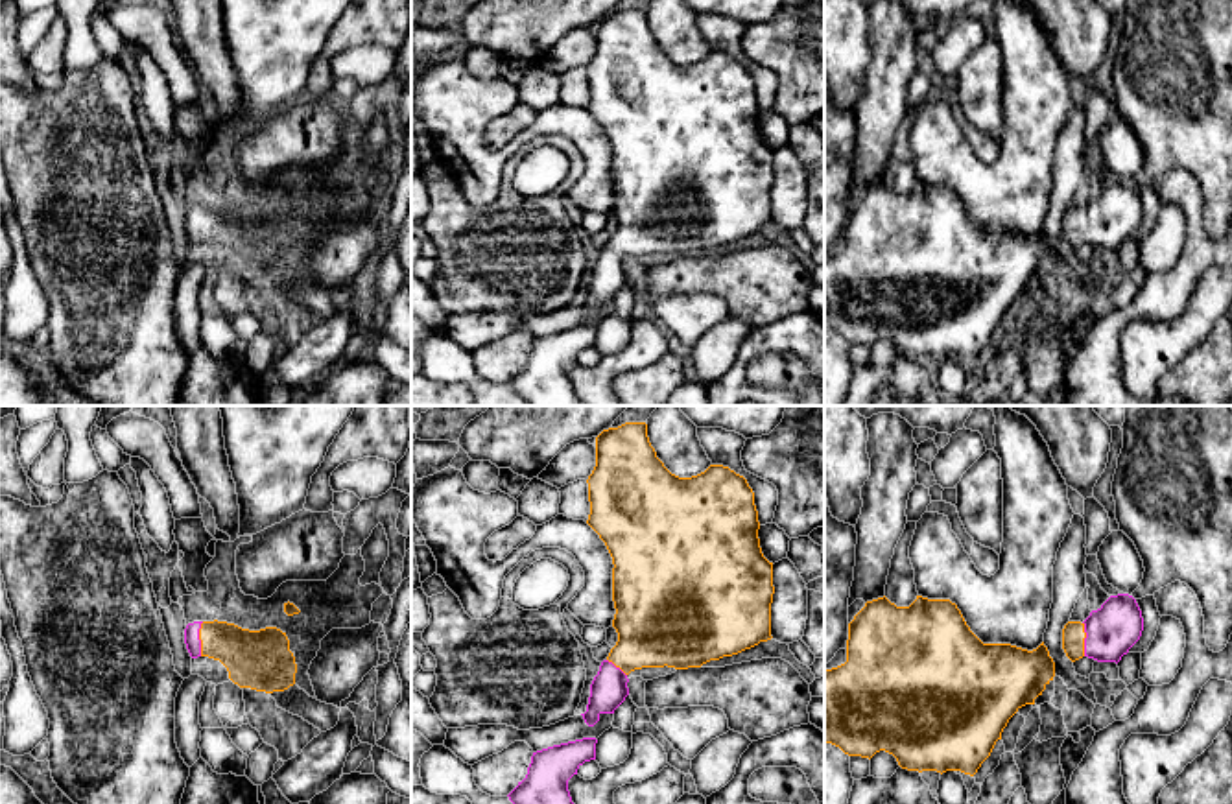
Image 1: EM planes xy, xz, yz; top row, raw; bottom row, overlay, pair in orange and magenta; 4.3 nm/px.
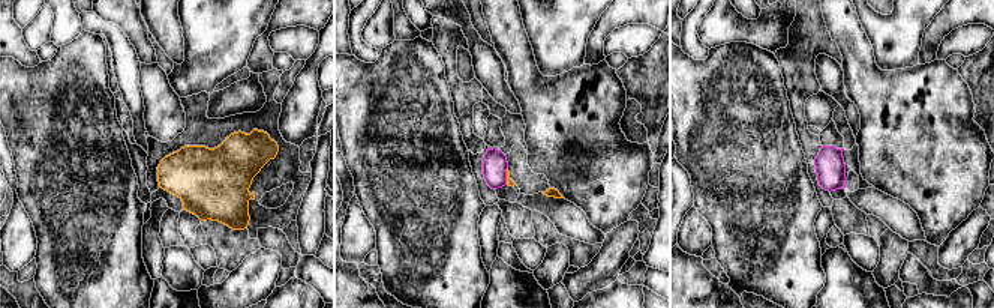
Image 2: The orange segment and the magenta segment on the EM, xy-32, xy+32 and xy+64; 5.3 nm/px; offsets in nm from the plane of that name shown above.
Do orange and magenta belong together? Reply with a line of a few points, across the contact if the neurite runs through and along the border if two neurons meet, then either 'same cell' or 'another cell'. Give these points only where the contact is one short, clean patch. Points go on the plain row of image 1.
line xy (253, 246), (227, 229), (200, 225), (192, 227); same cell

